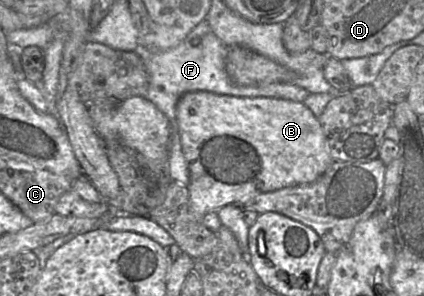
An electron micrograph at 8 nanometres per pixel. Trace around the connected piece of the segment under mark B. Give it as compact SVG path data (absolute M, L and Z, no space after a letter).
M191 91L180 97L176 121L181 147L190 173L190 209L198 220L227 205L242 205L261 193L309 184L327 170L333 159L319 119L303 103L272 97L238 97Z

